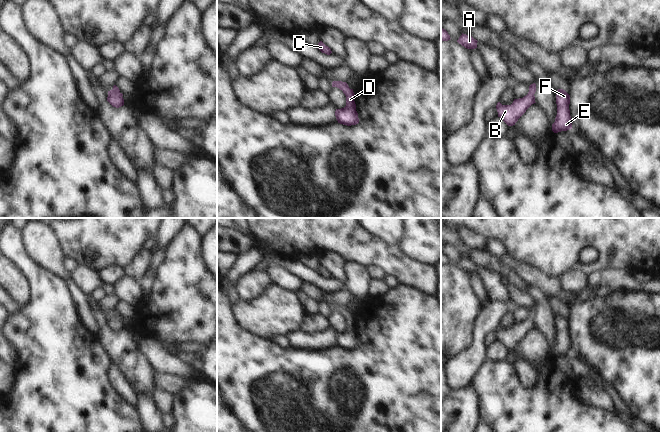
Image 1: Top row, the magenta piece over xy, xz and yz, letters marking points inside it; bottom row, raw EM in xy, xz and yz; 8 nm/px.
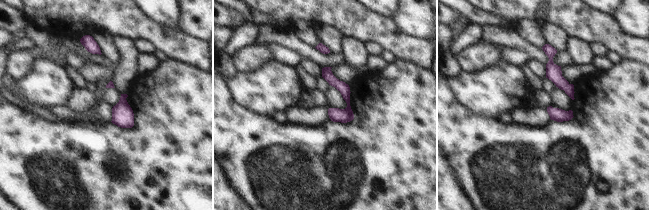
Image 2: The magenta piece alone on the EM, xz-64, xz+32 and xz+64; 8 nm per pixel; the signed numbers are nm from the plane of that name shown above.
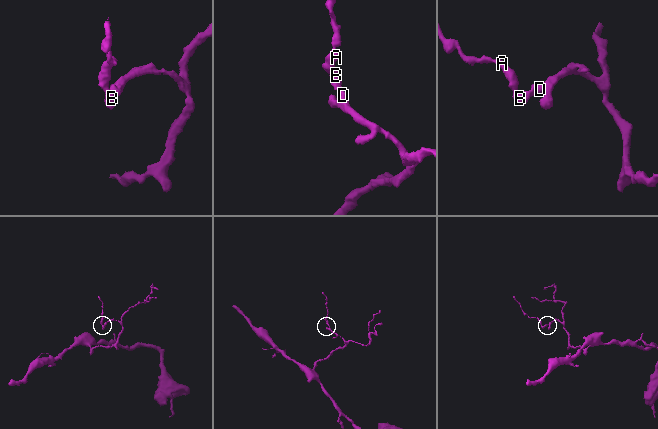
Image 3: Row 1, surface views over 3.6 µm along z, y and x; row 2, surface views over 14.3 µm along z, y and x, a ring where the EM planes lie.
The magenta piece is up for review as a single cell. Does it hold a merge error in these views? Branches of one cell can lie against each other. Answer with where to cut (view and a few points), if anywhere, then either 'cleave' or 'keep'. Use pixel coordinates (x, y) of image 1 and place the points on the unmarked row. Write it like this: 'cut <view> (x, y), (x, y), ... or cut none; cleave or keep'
cut none; keep

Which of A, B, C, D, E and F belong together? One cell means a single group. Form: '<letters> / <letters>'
A B C D E F

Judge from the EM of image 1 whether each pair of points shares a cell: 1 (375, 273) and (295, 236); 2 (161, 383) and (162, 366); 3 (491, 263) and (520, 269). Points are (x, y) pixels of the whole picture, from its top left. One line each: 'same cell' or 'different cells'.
1: different cells
2: different cells
3: different cells

